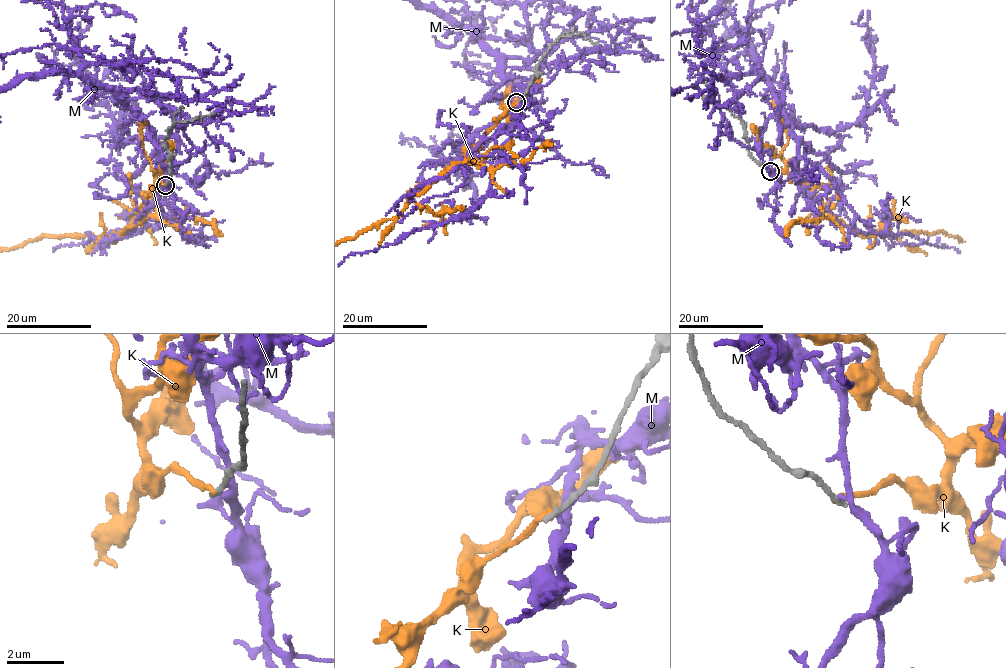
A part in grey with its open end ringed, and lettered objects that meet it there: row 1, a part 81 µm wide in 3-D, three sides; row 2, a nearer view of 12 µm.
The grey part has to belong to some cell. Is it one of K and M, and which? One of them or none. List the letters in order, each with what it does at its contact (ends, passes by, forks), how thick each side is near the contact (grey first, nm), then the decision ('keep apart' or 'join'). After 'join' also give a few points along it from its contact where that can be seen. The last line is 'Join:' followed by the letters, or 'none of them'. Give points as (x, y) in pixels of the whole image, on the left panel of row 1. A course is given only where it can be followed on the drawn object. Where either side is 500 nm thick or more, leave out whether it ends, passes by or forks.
K: it ends; calibres 200 and 190 nm; keep apart
M: it passes by; calibres 220 and 200 nm; keep apart
Join: none of them

